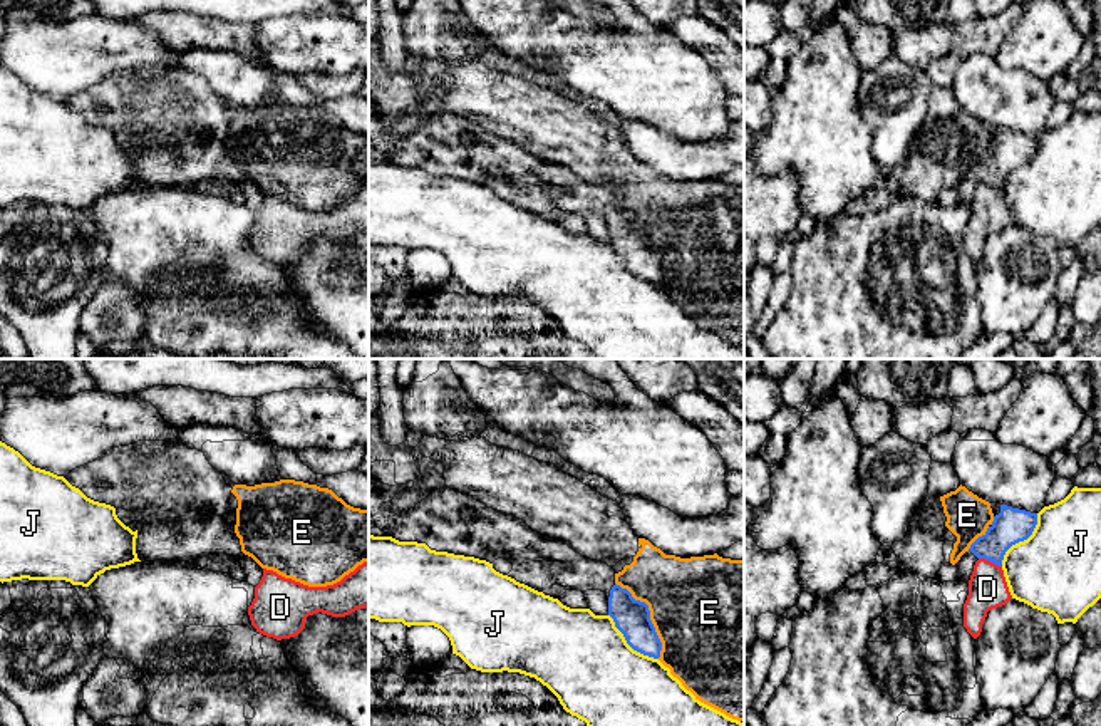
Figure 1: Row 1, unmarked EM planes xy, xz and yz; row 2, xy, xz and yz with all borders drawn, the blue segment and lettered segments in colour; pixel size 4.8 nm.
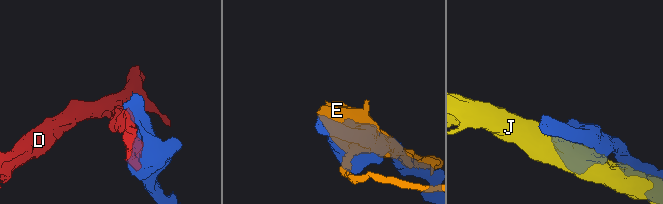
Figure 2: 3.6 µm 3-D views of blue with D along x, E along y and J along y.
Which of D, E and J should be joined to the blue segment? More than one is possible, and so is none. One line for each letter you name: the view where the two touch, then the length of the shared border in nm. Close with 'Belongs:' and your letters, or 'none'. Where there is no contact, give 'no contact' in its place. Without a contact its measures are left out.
Belongs: none

